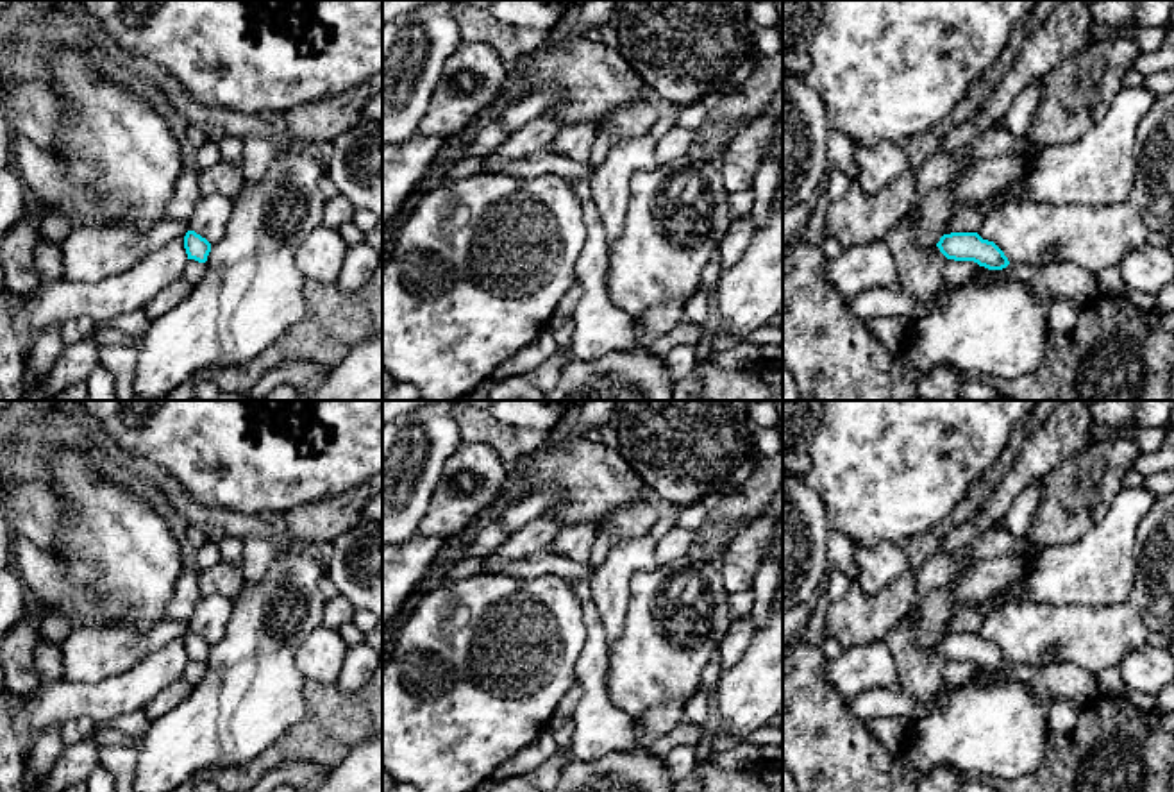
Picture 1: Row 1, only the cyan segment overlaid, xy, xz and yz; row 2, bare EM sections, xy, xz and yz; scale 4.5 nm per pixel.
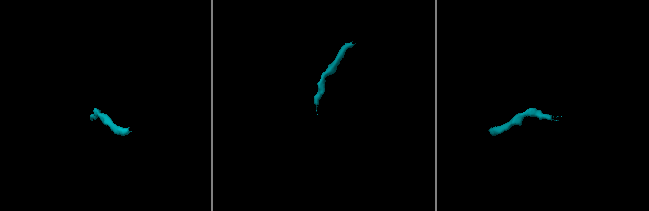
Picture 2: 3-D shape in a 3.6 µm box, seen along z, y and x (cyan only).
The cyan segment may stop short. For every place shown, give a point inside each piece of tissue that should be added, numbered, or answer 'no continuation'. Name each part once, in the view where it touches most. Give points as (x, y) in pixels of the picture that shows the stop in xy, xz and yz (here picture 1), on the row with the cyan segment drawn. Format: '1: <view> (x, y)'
no continuation

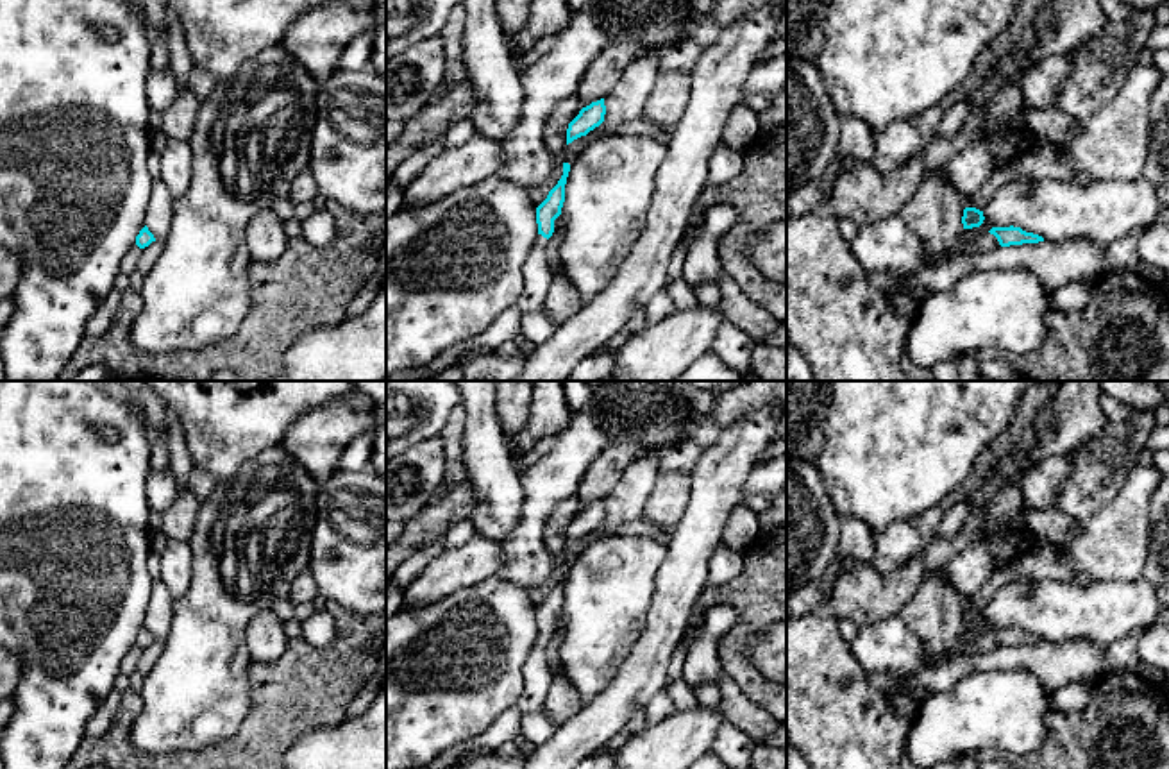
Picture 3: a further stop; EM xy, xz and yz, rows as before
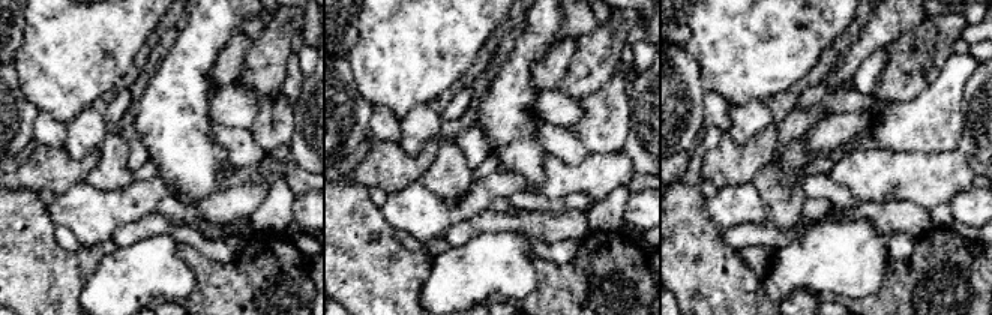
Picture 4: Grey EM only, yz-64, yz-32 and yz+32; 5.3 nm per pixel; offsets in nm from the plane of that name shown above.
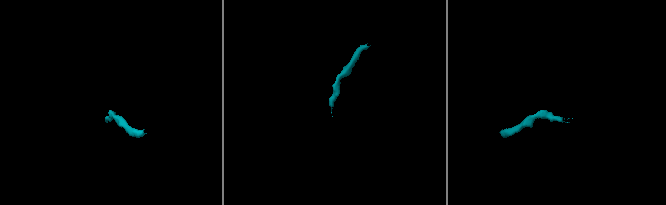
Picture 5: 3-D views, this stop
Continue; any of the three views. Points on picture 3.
1: xz (537, 278)

